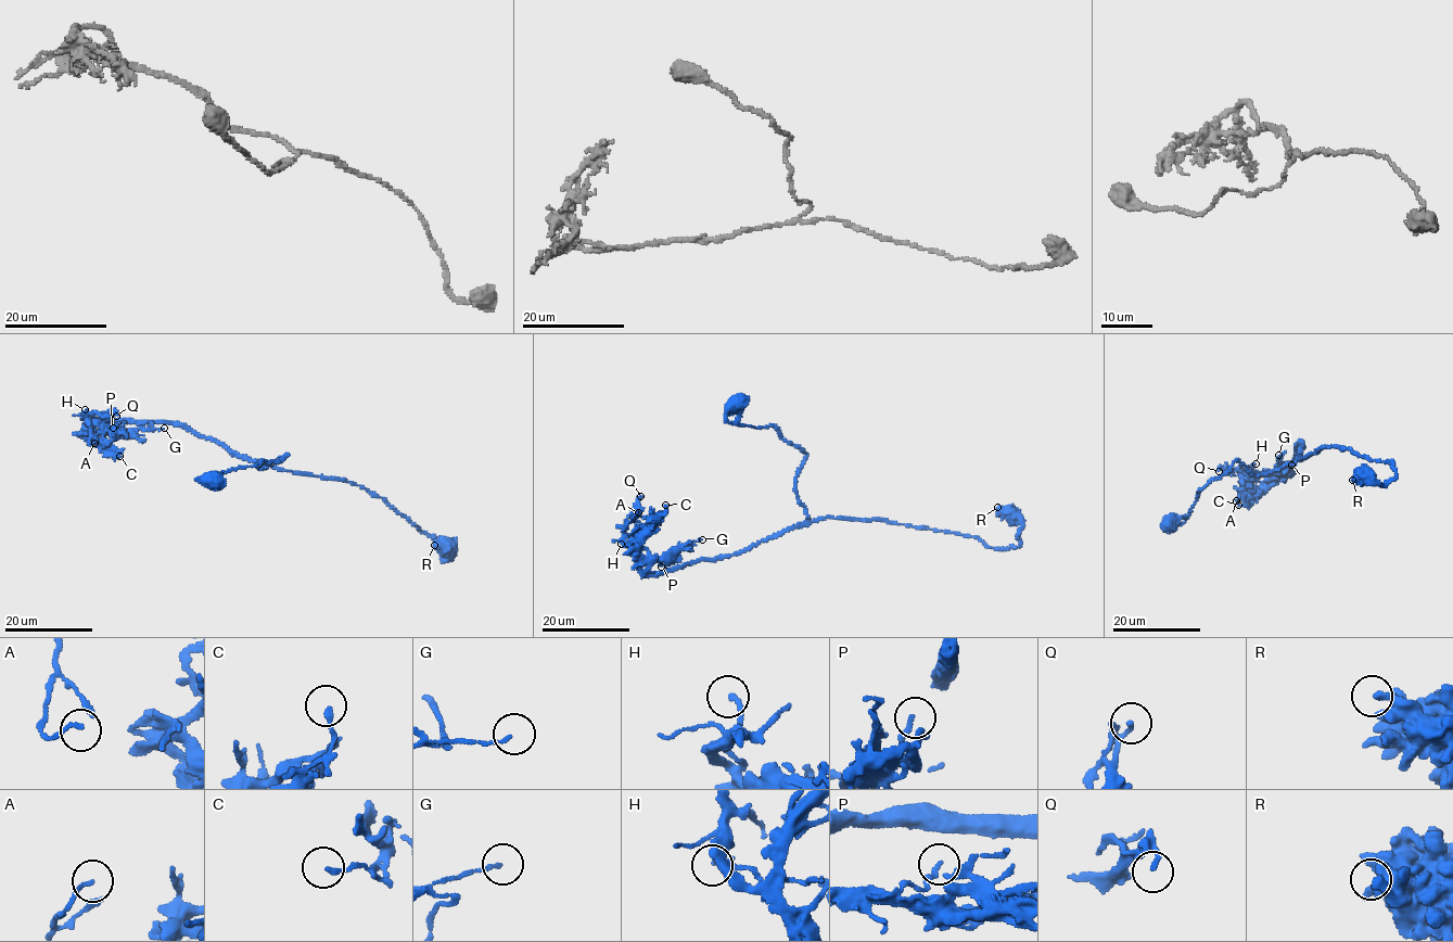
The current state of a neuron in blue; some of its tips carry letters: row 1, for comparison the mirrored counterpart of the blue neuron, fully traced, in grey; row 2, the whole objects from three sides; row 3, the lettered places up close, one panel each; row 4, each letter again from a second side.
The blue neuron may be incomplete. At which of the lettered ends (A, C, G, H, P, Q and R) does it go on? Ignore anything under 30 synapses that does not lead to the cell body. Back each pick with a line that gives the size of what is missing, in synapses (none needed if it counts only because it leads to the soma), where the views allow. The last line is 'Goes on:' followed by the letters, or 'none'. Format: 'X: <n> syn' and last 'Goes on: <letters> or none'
Goes on: none

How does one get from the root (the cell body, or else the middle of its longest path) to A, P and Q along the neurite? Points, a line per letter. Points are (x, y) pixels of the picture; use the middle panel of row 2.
A: (734, 405), (739, 424), (776, 425), (802, 448), (807, 519), (652, 574), (624, 540), (638, 512)
P: (734, 405), (739, 424), (776, 425), (802, 448), (795, 489), (808, 518), (652, 574), (636, 552), (661, 567)
Q: (734, 405), (739, 424), (776, 425), (802, 448), (807, 519), (731, 555), (644, 573), (624, 540), (640, 496)

